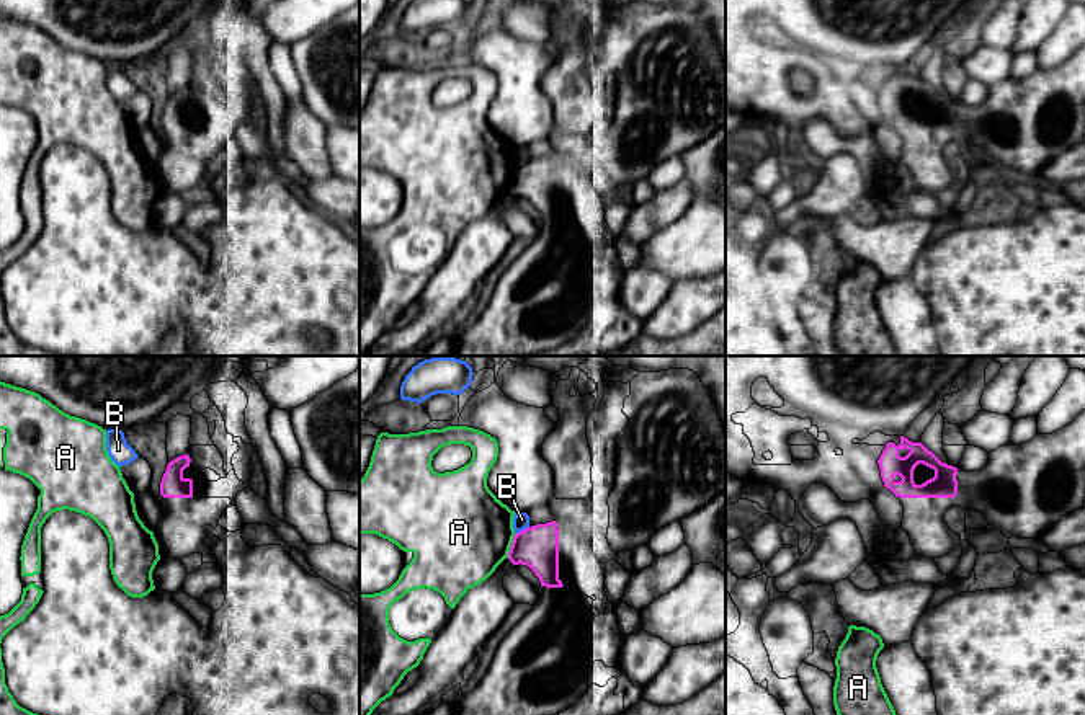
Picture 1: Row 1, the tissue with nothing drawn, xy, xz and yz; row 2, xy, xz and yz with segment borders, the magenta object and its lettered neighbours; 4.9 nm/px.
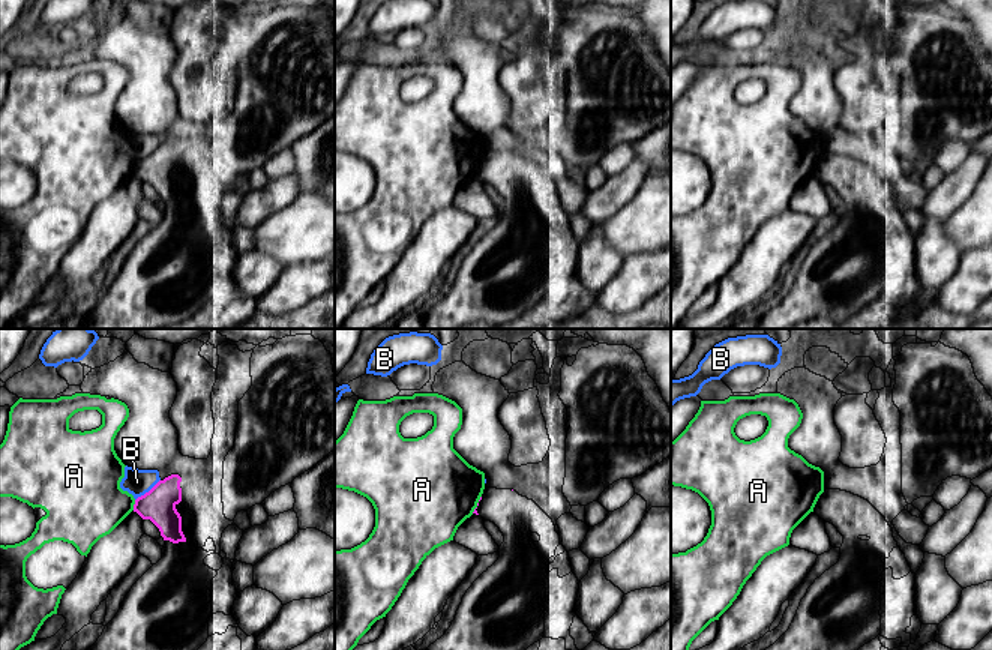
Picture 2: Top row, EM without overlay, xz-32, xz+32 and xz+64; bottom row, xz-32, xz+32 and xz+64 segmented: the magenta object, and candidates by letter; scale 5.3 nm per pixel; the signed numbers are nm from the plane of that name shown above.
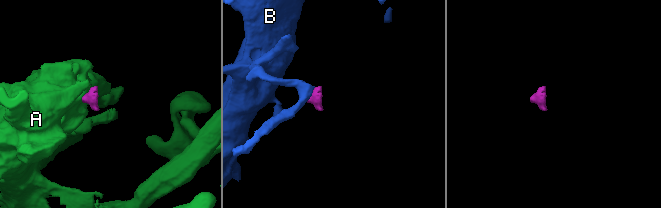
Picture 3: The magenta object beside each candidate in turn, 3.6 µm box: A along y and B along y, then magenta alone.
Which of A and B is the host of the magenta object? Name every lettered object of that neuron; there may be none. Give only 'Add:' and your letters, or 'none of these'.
Add: none of these

